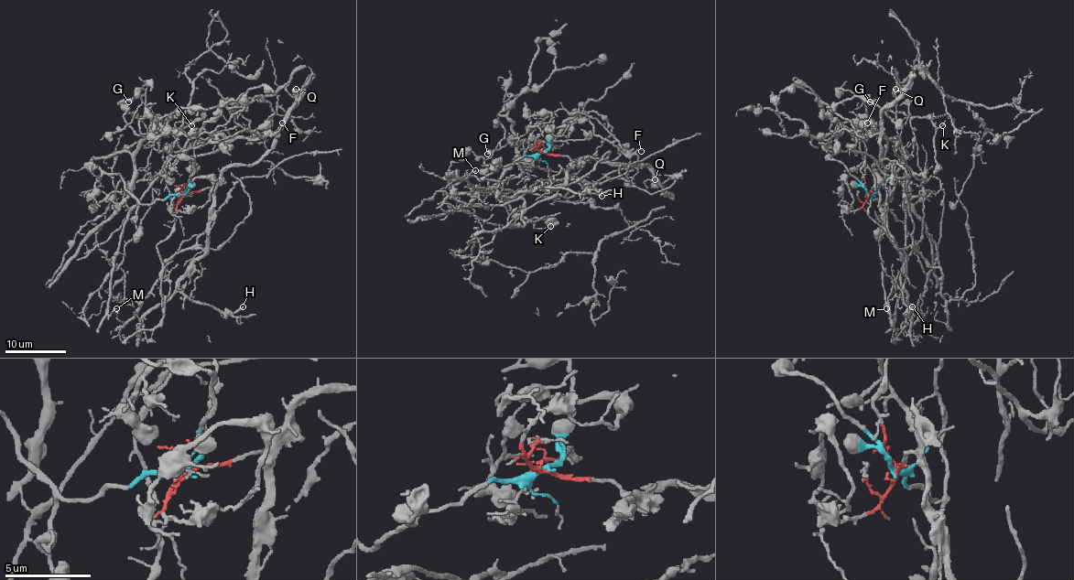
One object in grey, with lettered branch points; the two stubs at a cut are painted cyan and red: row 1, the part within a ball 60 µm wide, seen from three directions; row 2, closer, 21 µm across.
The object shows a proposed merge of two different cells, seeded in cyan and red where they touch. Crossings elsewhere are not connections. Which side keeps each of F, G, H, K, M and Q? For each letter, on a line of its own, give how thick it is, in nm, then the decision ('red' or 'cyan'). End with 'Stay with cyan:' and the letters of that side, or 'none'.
F: calibre 120 nm; red
G: calibre 460 nm; cyan
H: calibre 280 nm; red
K: calibre 160 nm; cyan
M: calibre 130 nm; cyan
Q: calibre 130 nm; red
Stay with cyan: G, K, M

